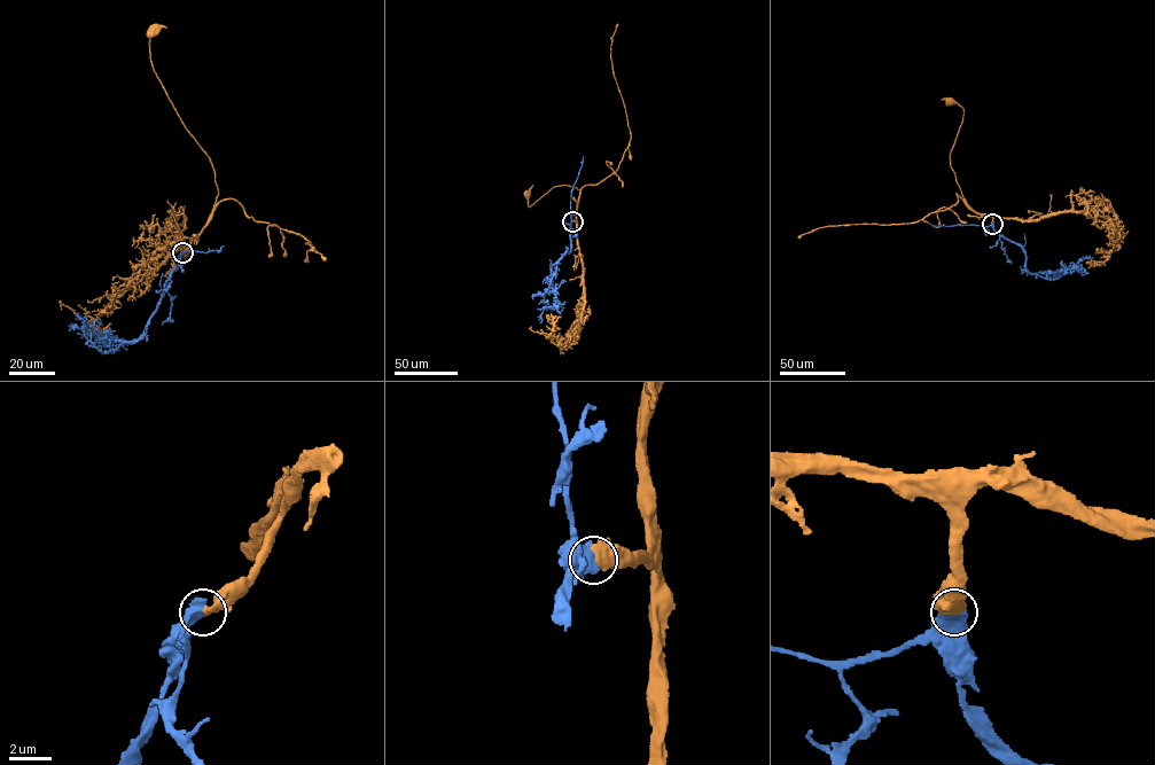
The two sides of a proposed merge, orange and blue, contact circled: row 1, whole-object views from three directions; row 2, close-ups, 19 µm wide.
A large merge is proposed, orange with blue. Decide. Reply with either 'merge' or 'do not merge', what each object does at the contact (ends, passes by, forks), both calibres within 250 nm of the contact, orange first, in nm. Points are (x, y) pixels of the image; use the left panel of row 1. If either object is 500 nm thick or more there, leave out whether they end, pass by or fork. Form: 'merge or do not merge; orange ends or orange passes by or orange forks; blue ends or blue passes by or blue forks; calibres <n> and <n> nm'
merge; calibres 550 and 750 nm

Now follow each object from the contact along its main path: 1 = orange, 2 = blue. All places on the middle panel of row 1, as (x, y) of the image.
1: (572, 221), (580, 190), (567, 185), (554, 186), (529, 207), (528, 194)
2: (572, 221), (571, 248), (551, 267), (555, 303), (543, 310), (539, 322)

